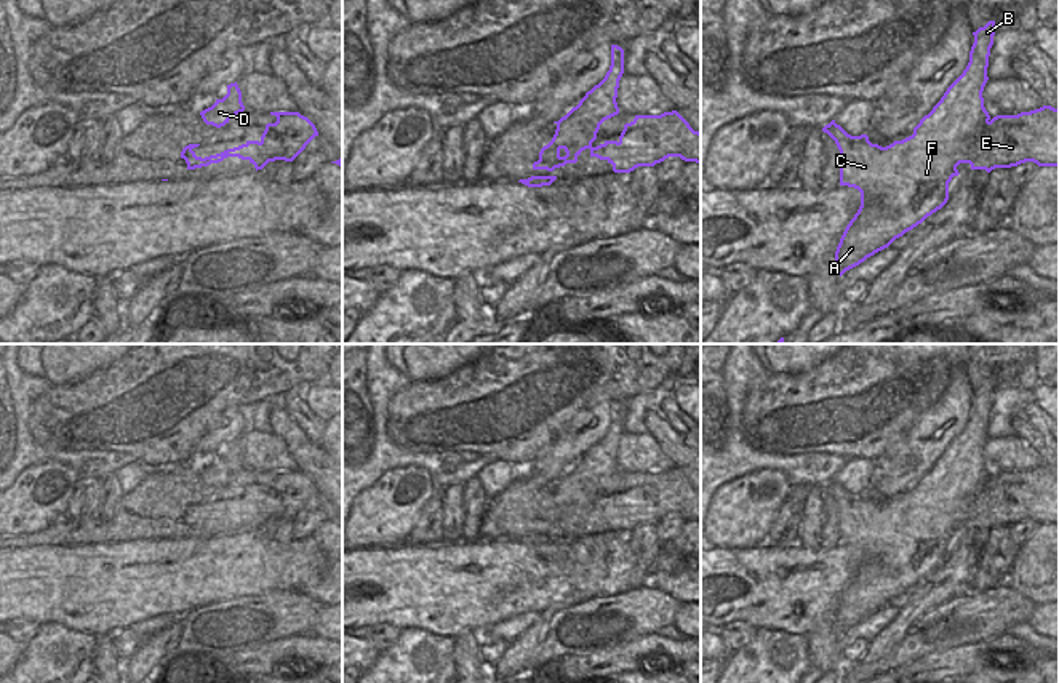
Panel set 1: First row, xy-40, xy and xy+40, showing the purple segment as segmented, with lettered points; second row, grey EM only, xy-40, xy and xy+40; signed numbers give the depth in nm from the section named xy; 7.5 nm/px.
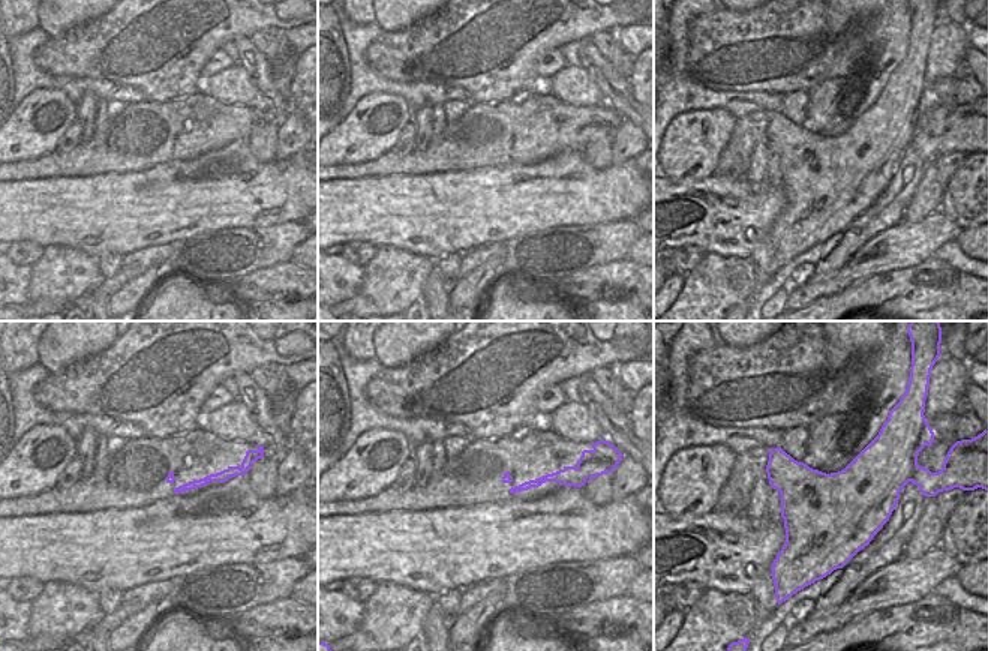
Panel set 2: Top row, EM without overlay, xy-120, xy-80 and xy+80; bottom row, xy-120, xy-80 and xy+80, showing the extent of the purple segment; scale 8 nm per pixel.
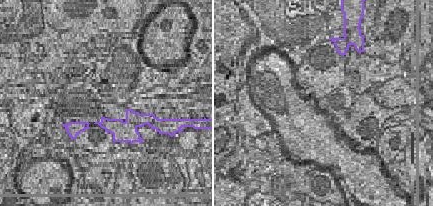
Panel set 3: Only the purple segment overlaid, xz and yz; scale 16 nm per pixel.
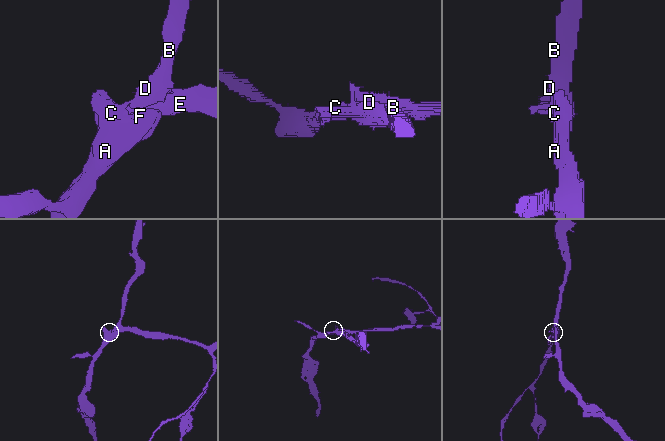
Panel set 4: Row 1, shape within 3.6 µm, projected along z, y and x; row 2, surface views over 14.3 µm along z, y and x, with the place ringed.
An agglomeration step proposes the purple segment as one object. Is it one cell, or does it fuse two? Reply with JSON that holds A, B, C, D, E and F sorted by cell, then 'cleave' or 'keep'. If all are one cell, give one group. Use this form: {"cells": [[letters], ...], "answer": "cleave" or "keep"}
{"cells": [["A", "B", "C", "D", "F"], ["E"]], "answer": "cleave"}

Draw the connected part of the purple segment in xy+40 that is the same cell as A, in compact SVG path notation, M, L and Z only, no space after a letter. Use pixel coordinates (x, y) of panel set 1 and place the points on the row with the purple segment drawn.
M989 21L973 35L974 43L966 69L933 110L920 120L912 136L881 147L872 144L867 134L848 134L835 120L822 128L840 150L840 186L861 192L861 206L846 226L835 251L835 272L840 277L941 210L949 200L949 182L960 174L957 166L982 155L977 139L990 120L982 91L989 80L987 67L995 21Z

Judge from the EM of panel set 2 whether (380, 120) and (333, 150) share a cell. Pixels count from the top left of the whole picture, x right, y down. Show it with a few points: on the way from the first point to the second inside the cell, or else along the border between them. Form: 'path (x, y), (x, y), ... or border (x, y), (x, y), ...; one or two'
path (368, 131), (359, 138), (345, 143); one

